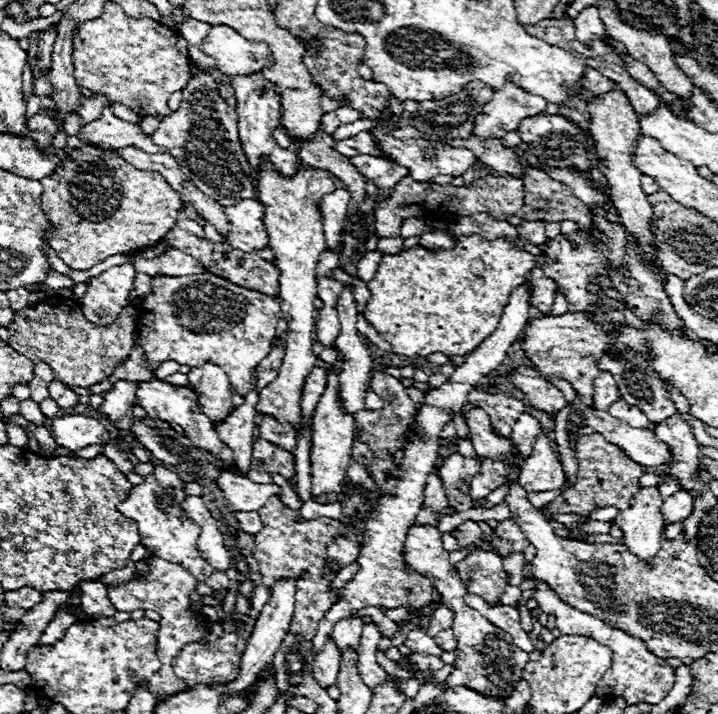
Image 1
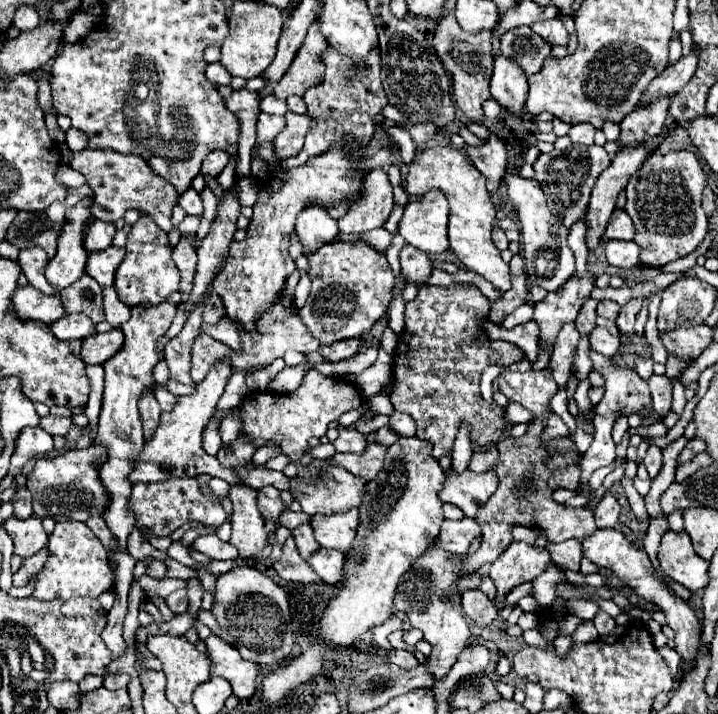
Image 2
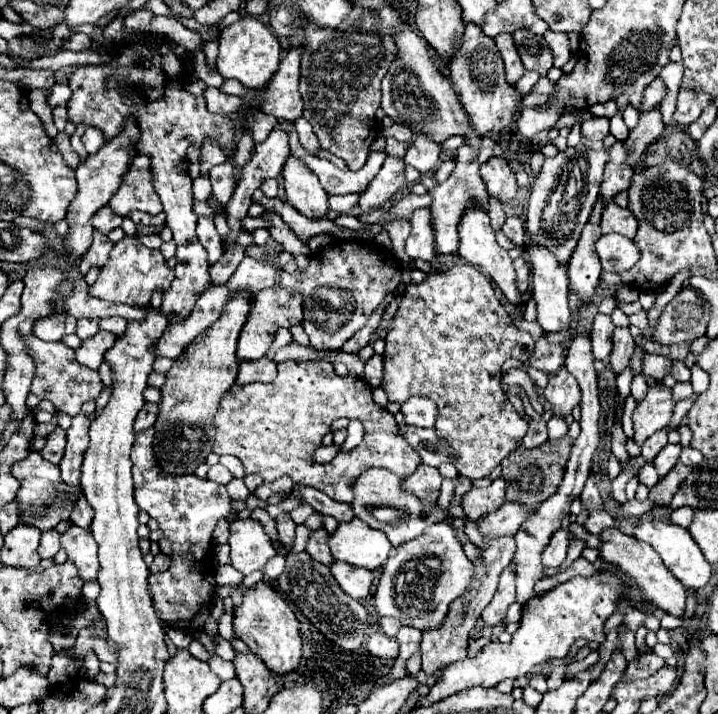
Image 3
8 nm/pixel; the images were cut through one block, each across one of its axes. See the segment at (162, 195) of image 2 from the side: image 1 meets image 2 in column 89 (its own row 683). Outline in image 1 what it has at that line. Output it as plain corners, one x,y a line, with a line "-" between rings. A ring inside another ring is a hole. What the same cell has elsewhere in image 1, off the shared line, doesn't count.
150,558
148,568
150,568
150,576
142,576
140,580
132,578
126,586
120,586
120,588
108,588
108,596
114,604
114,608
120,612
134,612
140,608
140,610
154,610
162,616
160,630
156,634
156,652
158,652
158,658
162,660
162,668
154,676
150,676
148,688
154,694
172,696
186,688
184,680
180,680
172,672
172,660
178,656
178,652
186,644
198,642
206,636
208,620
206,620
206,616
194,614
188,610
188,604
190,604
188,594
194,592
196,584
198,584
198,580
194,580
194,576
190,572
186,572
180,564
170,564
160,558

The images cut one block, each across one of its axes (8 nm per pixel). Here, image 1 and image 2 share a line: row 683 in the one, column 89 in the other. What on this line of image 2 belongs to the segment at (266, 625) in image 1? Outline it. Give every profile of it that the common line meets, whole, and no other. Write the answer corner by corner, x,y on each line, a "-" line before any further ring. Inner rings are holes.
94,220
90,224
90,228
86,230
84,236
84,246
86,250
98,252
98,250
106,250
108,246
112,246
112,238
116,234
116,226
112,222
102,222
102,220

